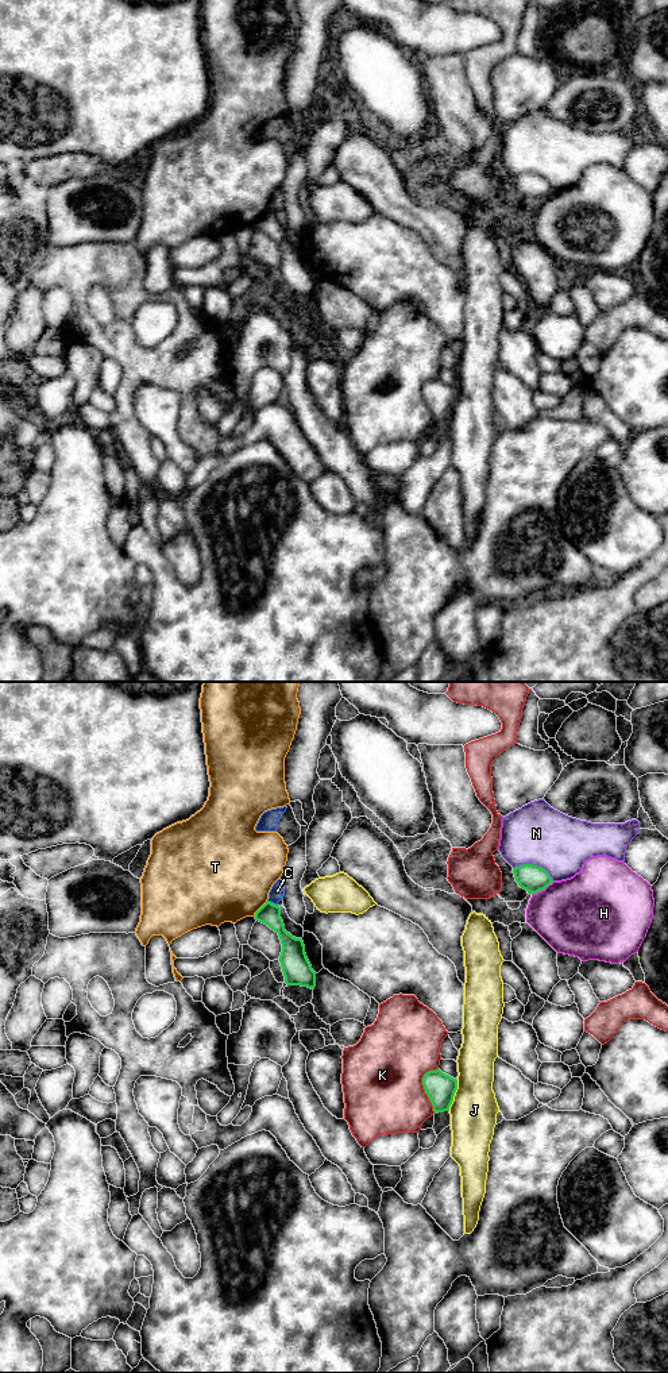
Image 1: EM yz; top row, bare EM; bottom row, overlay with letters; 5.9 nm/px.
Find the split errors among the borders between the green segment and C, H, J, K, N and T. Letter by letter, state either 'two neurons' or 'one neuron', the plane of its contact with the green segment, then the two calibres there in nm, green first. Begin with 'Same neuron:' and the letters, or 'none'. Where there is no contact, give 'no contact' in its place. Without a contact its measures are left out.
Same neuron: none
C: two neurons; contact in yz; calibres 130 and 90 nm
H: two neurons; contact in yz; calibres 160 and 440 nm
J: two neurons; contact in yz; calibres 180 and 280 nm
K: two neurons; contact in yz; calibres 180 and 480 nm
N: two neurons; contact in yz; calibres 160 and 360 nm
T: two neurons; contact in yz; calibres 130 and 480 nm

